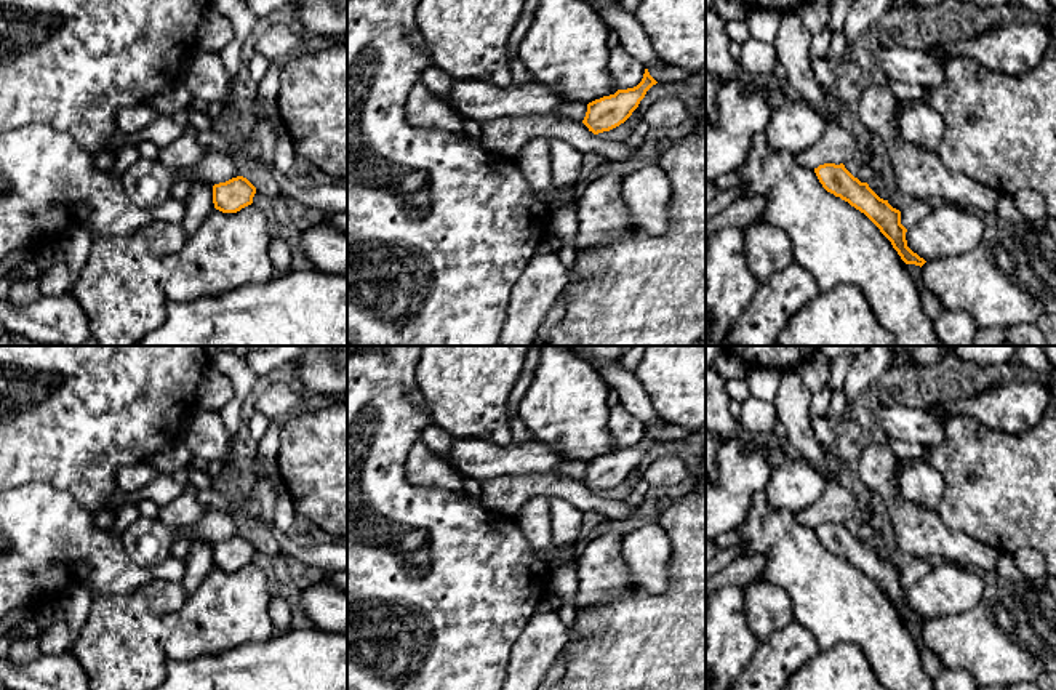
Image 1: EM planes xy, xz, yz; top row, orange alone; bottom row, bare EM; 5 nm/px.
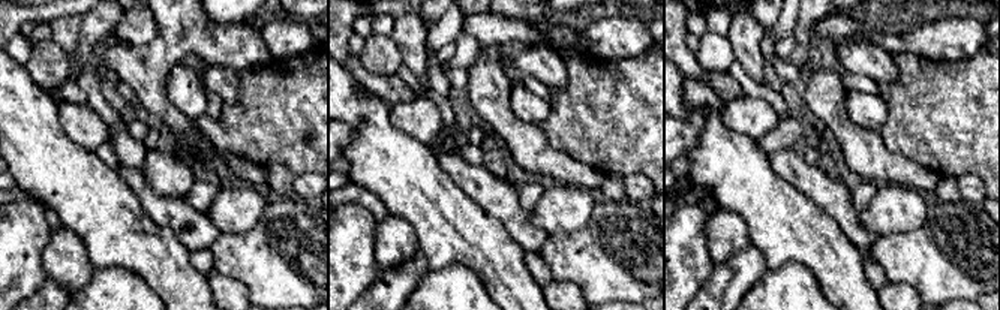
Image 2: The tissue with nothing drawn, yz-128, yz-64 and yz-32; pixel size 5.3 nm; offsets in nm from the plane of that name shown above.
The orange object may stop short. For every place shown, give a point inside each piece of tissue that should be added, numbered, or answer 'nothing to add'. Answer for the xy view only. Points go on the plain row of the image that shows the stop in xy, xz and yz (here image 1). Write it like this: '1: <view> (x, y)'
nothing to add

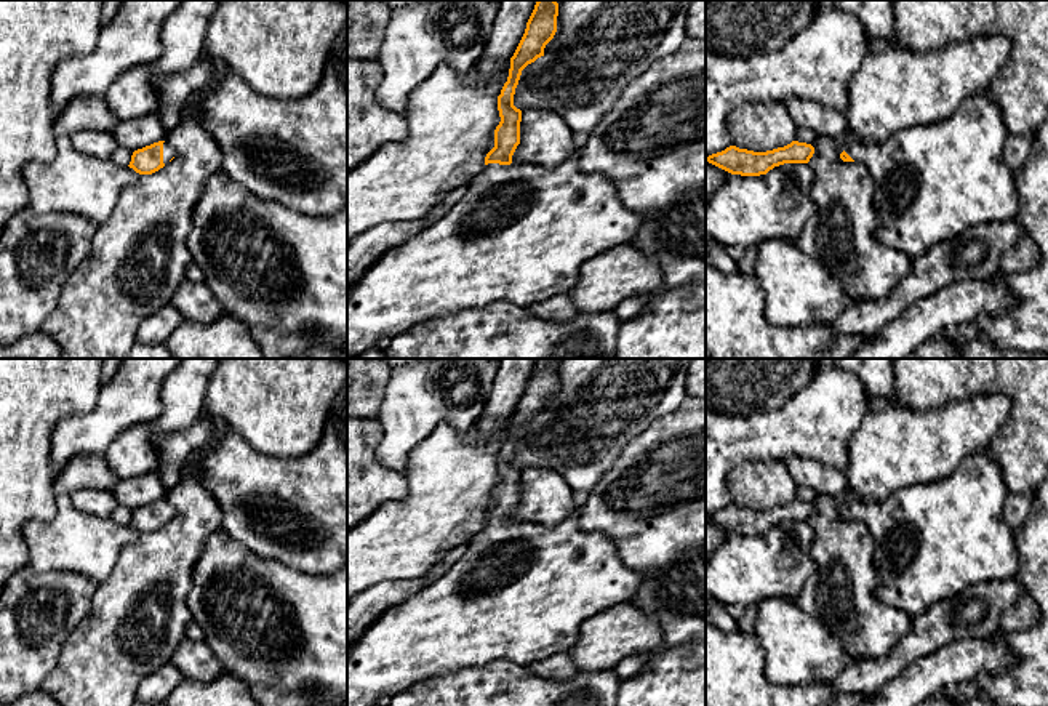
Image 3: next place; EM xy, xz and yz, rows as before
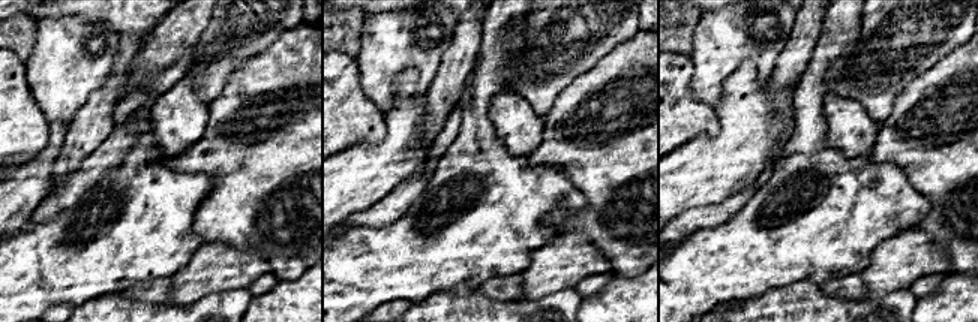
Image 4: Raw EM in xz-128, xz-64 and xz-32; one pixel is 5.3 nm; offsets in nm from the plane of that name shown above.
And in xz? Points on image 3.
1: xz (520, 593)

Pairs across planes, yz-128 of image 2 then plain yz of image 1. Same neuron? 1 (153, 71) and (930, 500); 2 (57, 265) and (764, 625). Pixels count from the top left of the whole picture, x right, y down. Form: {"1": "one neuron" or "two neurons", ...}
{"1": "two neurons", "2": "one neuron"}

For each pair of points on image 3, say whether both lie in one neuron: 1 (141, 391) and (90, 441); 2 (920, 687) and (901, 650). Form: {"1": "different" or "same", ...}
{"1": "same", "2": "different"}

